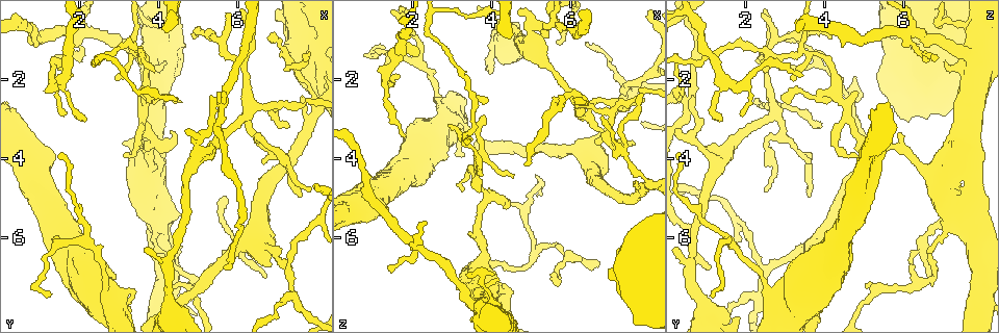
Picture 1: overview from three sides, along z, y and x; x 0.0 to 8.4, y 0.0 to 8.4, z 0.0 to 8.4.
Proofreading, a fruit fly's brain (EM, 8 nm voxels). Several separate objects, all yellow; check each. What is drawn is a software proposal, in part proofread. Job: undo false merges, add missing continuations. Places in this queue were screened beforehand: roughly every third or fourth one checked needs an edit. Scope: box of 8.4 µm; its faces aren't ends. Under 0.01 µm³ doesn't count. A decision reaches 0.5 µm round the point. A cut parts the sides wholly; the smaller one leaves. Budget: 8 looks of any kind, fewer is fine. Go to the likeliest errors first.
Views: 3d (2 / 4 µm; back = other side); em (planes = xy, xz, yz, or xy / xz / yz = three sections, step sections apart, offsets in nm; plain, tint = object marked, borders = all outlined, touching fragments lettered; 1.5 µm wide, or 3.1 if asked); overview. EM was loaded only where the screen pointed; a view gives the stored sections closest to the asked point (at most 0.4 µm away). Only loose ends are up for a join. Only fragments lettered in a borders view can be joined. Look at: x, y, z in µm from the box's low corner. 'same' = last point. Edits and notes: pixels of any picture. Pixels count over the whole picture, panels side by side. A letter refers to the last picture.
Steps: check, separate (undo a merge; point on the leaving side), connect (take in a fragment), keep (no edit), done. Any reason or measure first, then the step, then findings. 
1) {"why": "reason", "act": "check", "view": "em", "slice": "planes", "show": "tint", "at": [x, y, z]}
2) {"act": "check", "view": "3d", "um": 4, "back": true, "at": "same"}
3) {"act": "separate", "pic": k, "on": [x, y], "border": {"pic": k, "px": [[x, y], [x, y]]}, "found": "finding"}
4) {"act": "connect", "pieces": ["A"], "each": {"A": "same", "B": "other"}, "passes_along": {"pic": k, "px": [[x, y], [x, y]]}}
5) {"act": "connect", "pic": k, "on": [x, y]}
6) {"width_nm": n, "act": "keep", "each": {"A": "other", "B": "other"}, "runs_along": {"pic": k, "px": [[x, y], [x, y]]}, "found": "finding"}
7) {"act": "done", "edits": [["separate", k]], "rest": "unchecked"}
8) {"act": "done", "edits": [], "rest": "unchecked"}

{"why": "stops while still wide", "act": "check", "view": "3d", "um": 4, "at": [3.40, 7.45, 3.25]}

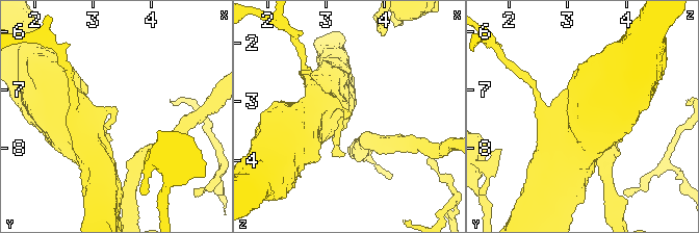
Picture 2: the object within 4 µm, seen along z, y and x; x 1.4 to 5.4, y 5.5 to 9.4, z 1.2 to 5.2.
{"why": "need the tissue", "act": "check", "view": "em", "slice": "planes", "show": "plain", "at": [3.40, 7.55, 3.25]}

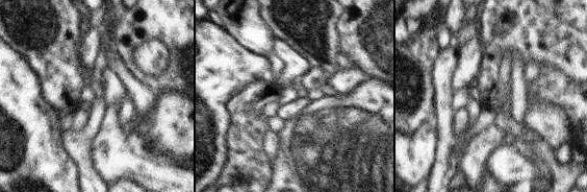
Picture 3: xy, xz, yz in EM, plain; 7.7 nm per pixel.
{"why": "see the neighbours", "act": "check", "view": "em", "slice": "planes", "show": "borders", "at": "same"}

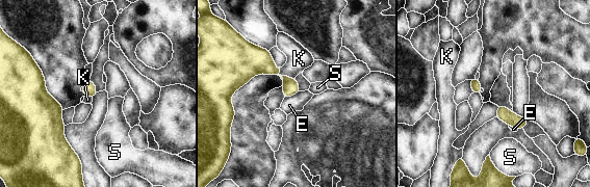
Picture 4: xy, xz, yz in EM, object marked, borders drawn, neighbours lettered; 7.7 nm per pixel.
{"act": "keep", "each": {"E": "other", "K": "other", "S": "other"}, "border": {"pic": 4, "px": [[300, 91], [284, 99]]}, "found": "no lettered fragment goes on from it"}

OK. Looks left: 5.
{"why": "branch stops here", "act": "check", "view": "em", "slice": "planes", "show": "borders", "at": [4.25, 1.55, 7.00]}

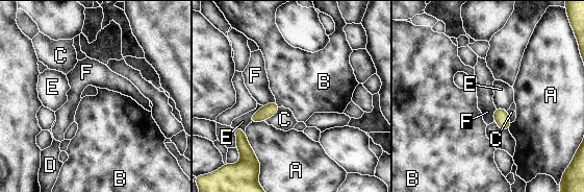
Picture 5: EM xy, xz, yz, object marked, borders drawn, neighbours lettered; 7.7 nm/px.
{"act": "keep", "each": {"A": "other", "B": "other", "C": "other", "D": "other", "E": "other", "F": "other"}, "border": {"pic": 5, "px": [[276, 101], [280, 106]]}, "found": "no lettered fragment goes on from it"}

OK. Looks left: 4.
{"why": "tapers out", "act": "check", "view": "3d", "um": 4, "at": [4.35, 7.20, 5.05]}

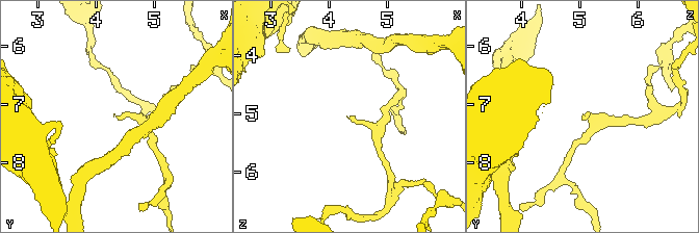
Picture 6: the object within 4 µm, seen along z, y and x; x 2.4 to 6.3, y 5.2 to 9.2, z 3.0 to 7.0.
{"why": "shape alone is not enough", "act": "check", "view": "em", "slice": "planes", "show": "borders", "at": [4.35, 7.25, 5.05]}

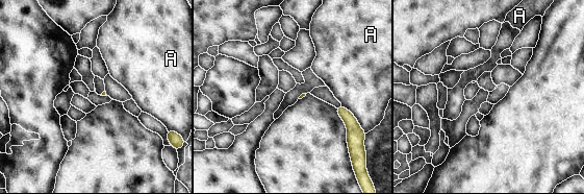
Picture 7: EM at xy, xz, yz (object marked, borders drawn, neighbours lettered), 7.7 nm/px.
{"act": "keep", "each": {"A": "other"}, "found": "none of them fits"}

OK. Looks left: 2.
{"act": "done", "edits": [], "rest": "unchecked"}

